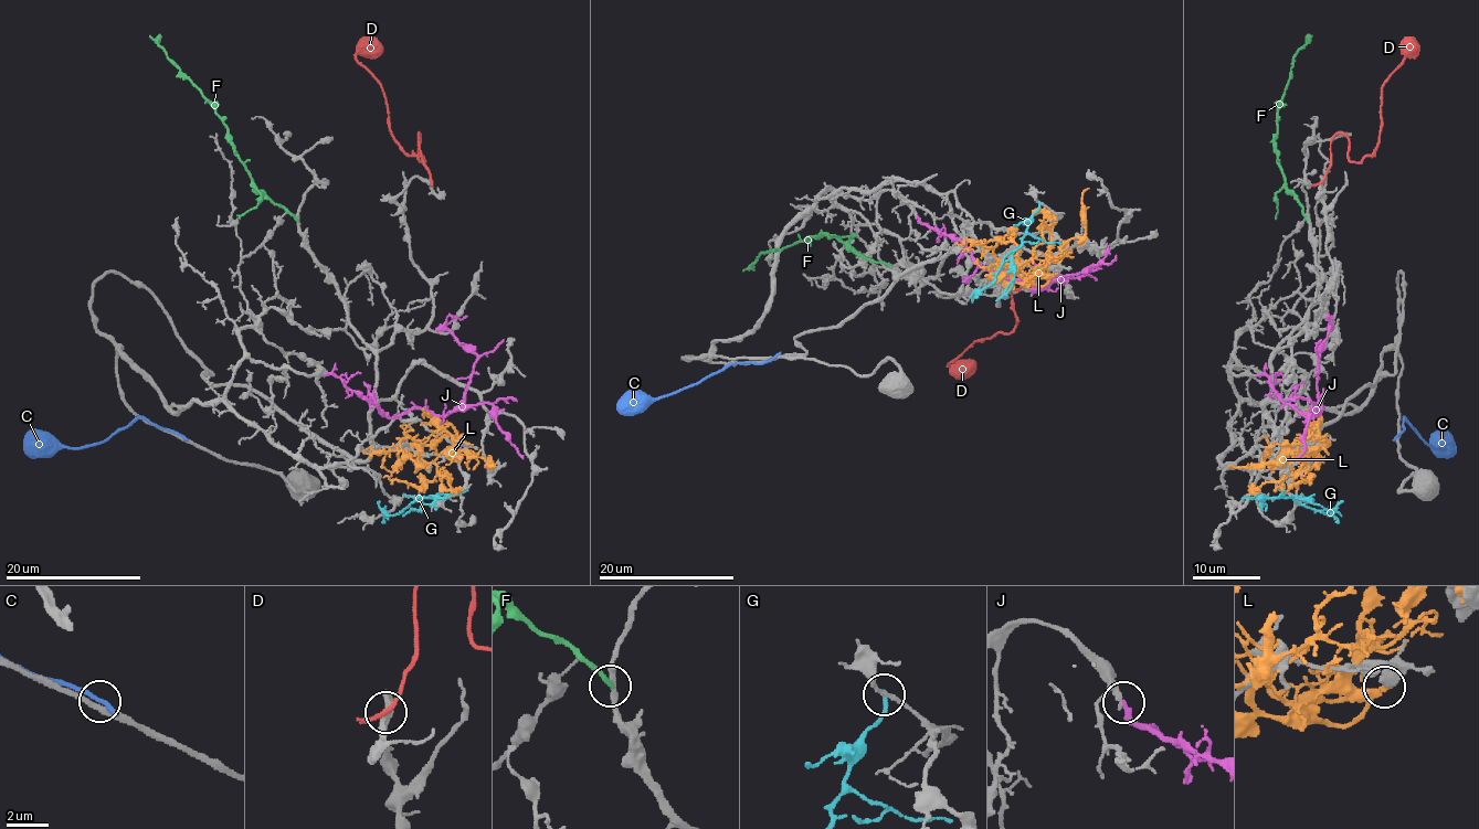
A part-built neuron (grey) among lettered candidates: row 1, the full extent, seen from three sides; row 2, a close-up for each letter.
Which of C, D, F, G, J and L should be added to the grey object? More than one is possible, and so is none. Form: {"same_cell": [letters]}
{"same_cell": ["F", "J"]}

